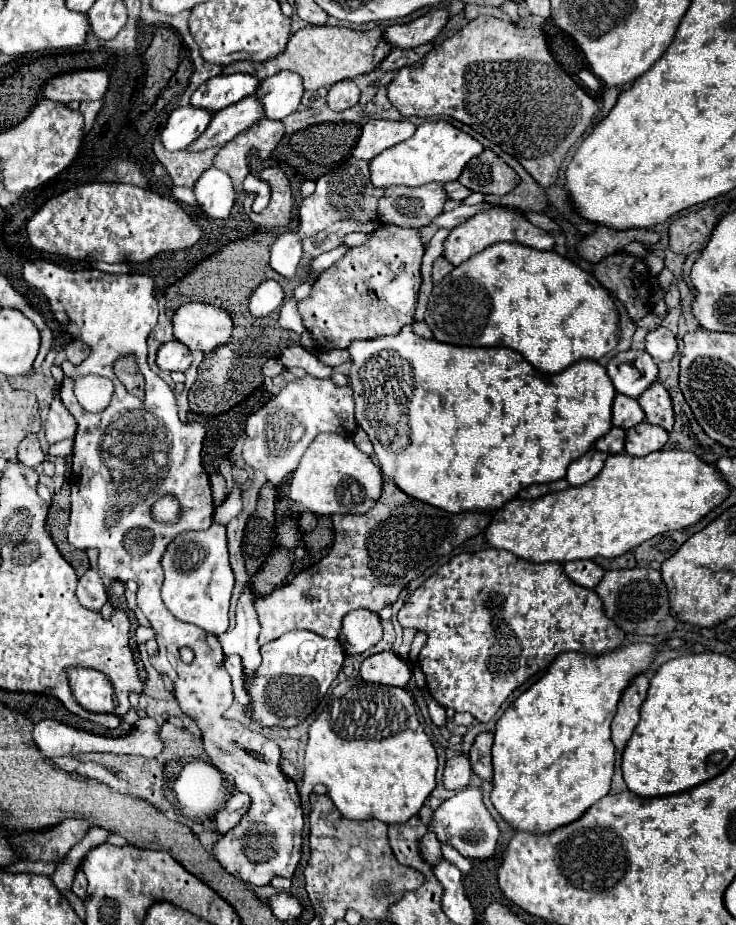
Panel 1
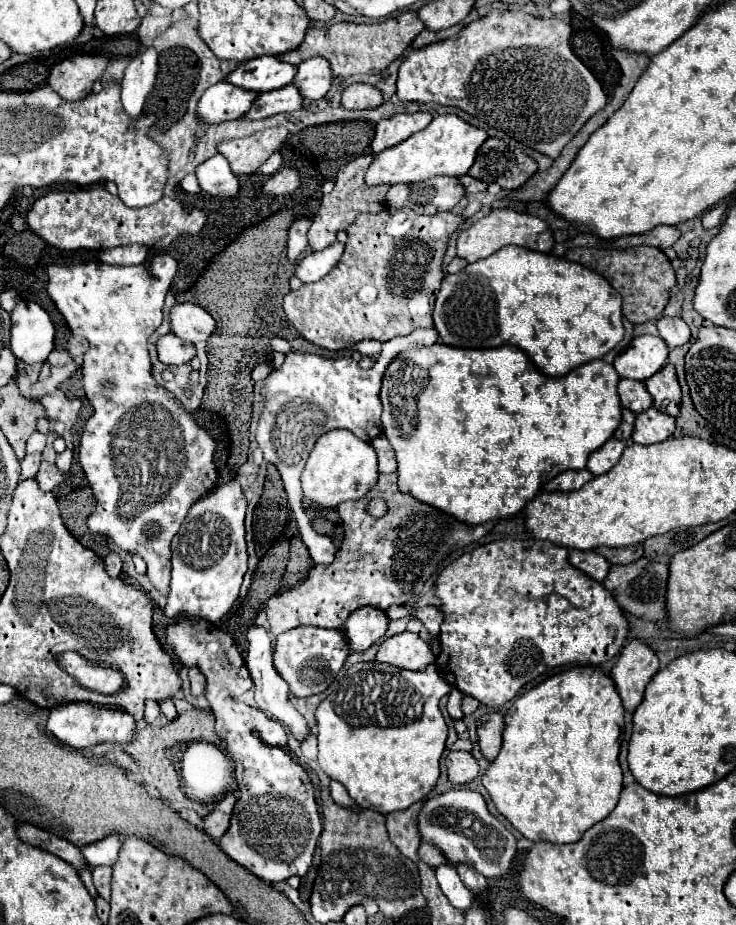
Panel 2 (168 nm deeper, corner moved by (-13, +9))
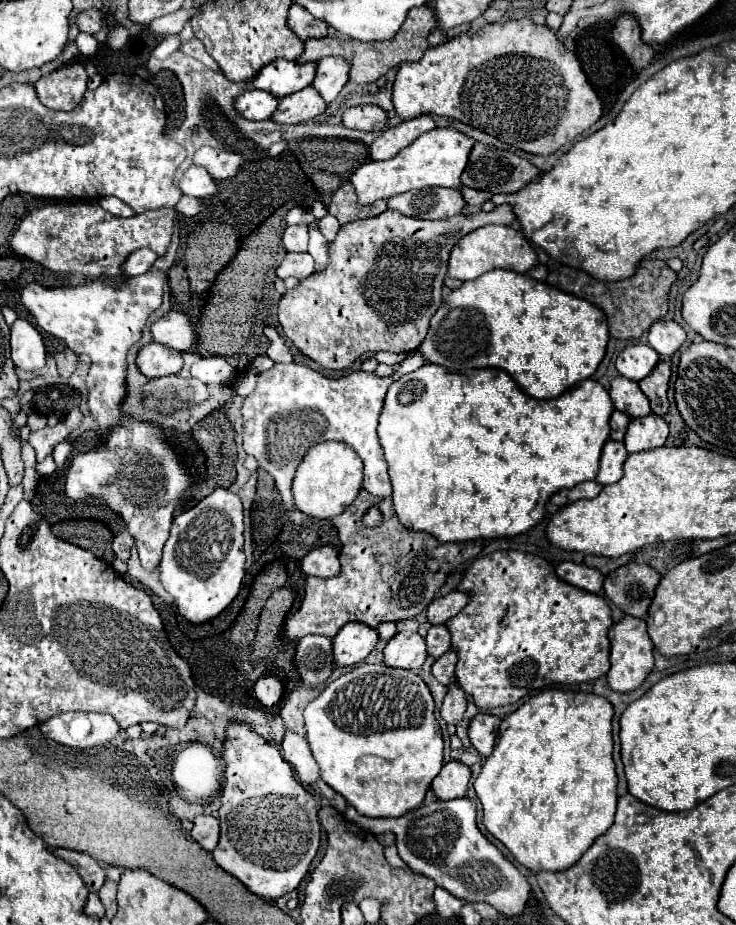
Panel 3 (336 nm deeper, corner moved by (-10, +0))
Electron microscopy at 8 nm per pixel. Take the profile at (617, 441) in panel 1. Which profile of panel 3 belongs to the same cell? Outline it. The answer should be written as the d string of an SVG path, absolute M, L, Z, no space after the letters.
M614 410L612 418L610 418L610 426L612 426L610 440L622 442L624 440L624 434L626 434L626 428L628 428L628 422L630 422L630 416L624 416L624 412Z

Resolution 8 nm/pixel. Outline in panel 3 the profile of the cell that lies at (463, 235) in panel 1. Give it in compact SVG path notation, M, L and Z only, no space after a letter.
M482 226L458 240L458 244L450 254L448 276L464 282L464 280L474 280L494 268L506 268L524 274L536 264L538 264L538 254L534 252L532 244L522 236L522 232L510 226Z

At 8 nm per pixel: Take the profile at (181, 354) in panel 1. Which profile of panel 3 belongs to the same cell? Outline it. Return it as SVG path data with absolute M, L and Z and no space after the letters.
M150 342L140 348L136 364L142 370L142 374L146 374L148 378L162 378L162 376L180 374L184 360L178 350Z

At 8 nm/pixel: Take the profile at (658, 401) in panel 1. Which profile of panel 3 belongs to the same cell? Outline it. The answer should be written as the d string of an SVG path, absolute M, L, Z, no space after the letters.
M664 360L660 362L650 376L640 380L642 392L648 396L652 412L658 416L664 416L668 412L668 382L670 382L670 362Z

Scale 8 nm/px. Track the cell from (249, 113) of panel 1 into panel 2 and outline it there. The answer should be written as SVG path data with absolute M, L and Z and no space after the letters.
M291 83L281 89L261 93L245 117L247 119L263 119L263 117L271 117L275 113L291 113L305 105L307 103L303 99L303 95L299 95L299 89Z

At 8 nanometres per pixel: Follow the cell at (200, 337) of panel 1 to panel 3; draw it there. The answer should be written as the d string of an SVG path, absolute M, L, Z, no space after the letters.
M170 310L160 320L156 320L150 330L152 330L154 342L174 348L178 352L186 352L188 348L192 348L192 344L196 340L194 326L192 326L190 318L180 310L178 312Z

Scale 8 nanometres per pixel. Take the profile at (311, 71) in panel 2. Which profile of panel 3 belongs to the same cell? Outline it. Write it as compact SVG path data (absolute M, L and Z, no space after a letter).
M322 58L316 66L316 76L312 82L312 88L324 98L326 104L330 104L342 90L342 86L348 82L348 62L340 58Z

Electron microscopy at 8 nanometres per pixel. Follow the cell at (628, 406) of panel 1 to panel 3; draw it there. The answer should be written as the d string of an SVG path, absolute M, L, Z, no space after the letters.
M618 376L616 380L612 380L610 398L614 400L616 410L628 414L630 418L640 418L640 416L648 416L650 414L650 402L640 392L638 382L632 382L628 378Z

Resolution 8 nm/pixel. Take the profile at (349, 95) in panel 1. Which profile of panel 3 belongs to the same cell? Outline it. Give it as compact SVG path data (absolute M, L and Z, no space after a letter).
M362 104L362 106L352 106L342 114L342 124L348 128L356 128L356 130L382 130L388 122L386 112L380 106L372 106L372 104Z

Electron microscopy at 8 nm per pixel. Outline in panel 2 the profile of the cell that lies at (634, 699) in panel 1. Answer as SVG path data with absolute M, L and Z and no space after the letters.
M629 637L621 649L617 663L609 671L625 709L633 711L641 703L643 691L657 671L659 659L655 651L639 637Z

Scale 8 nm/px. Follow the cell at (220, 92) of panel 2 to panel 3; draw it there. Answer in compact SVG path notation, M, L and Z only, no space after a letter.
M246 90L234 98L234 110L246 120L268 120L278 106L278 98L268 96L268 92Z

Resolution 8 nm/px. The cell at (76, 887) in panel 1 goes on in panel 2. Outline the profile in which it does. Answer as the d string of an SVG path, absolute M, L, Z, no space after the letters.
M93 867L93 883L99 891L99 895L109 901L111 899L111 873L113 869L111 867Z

